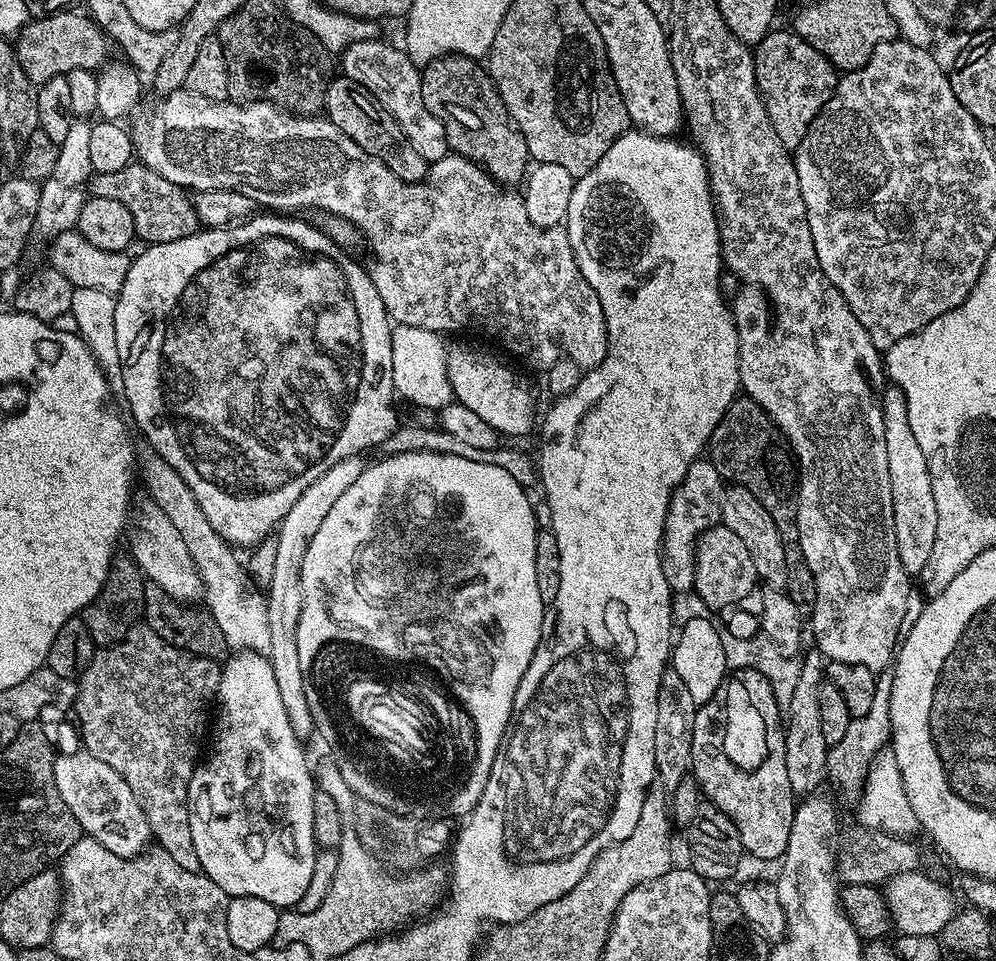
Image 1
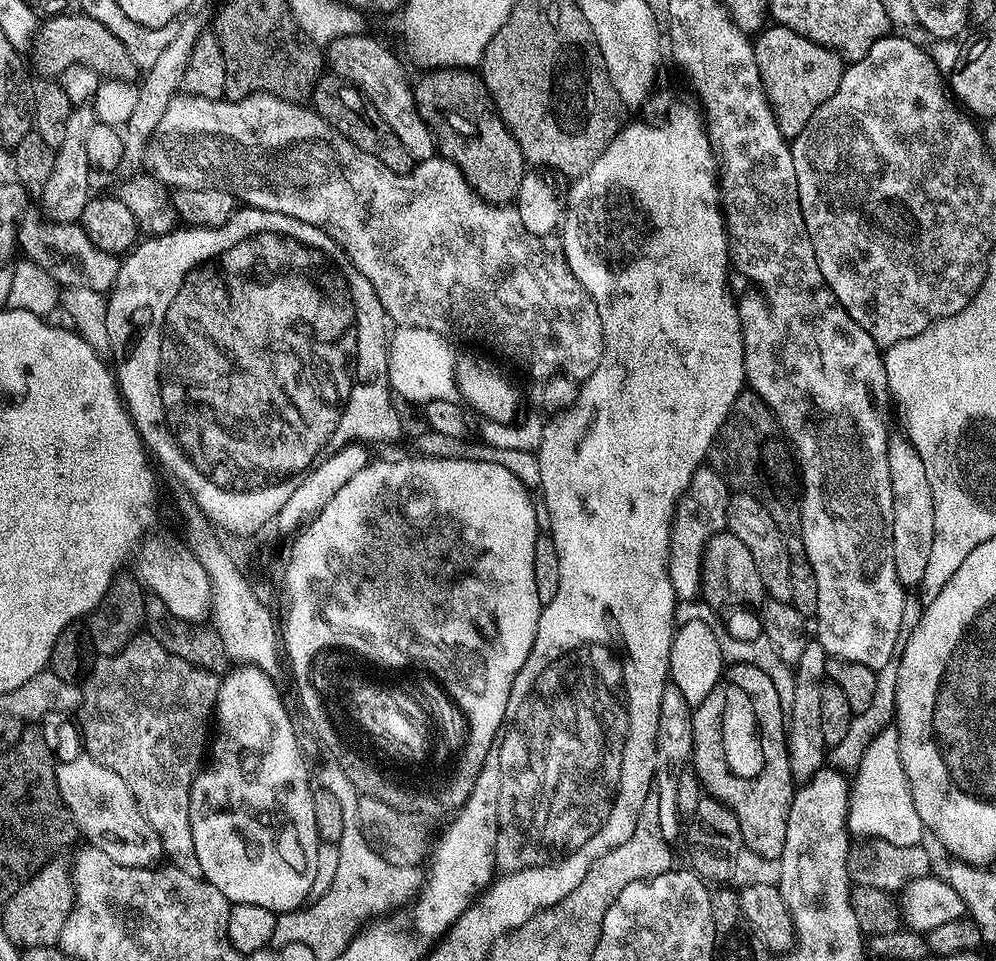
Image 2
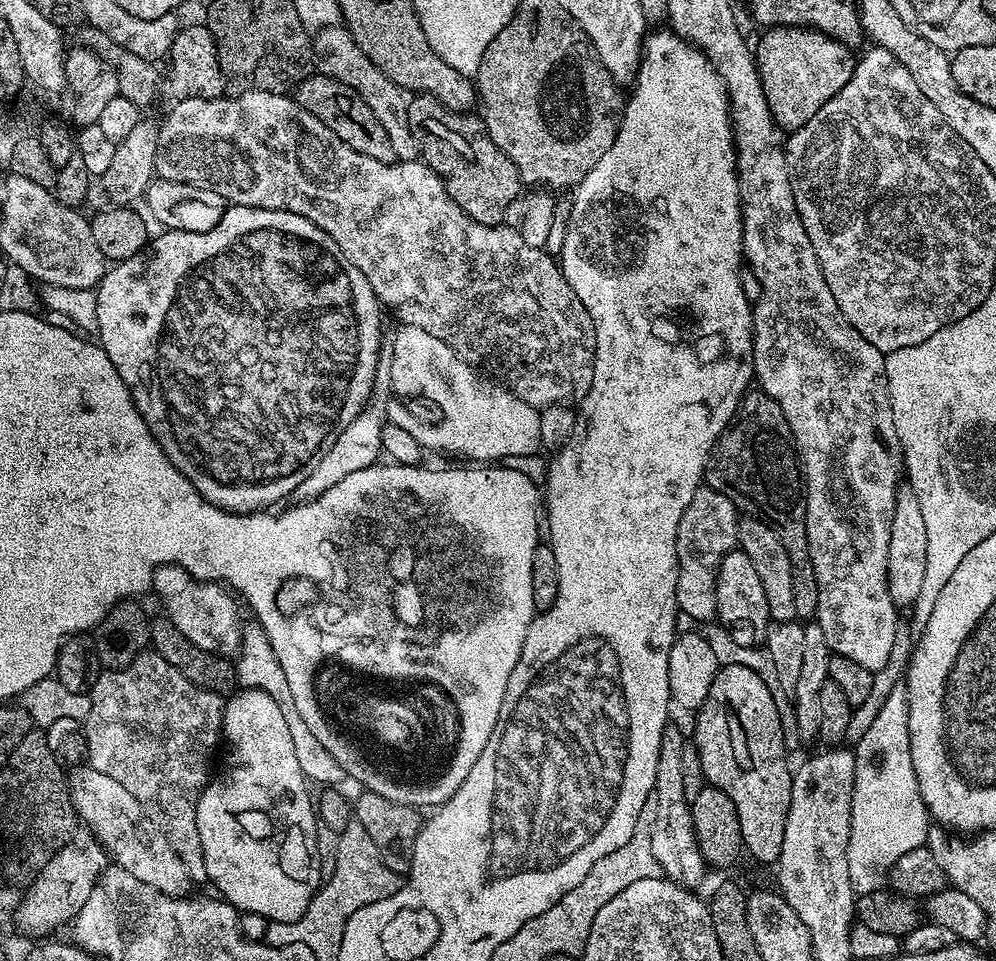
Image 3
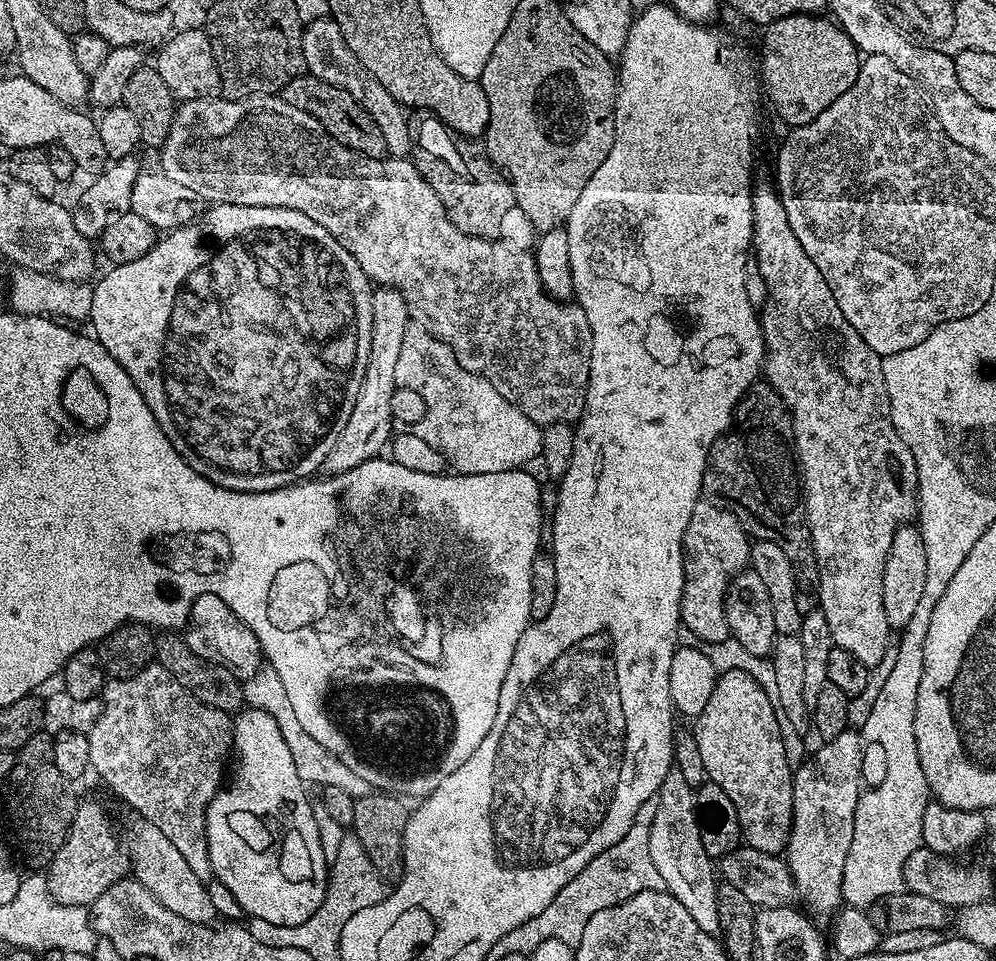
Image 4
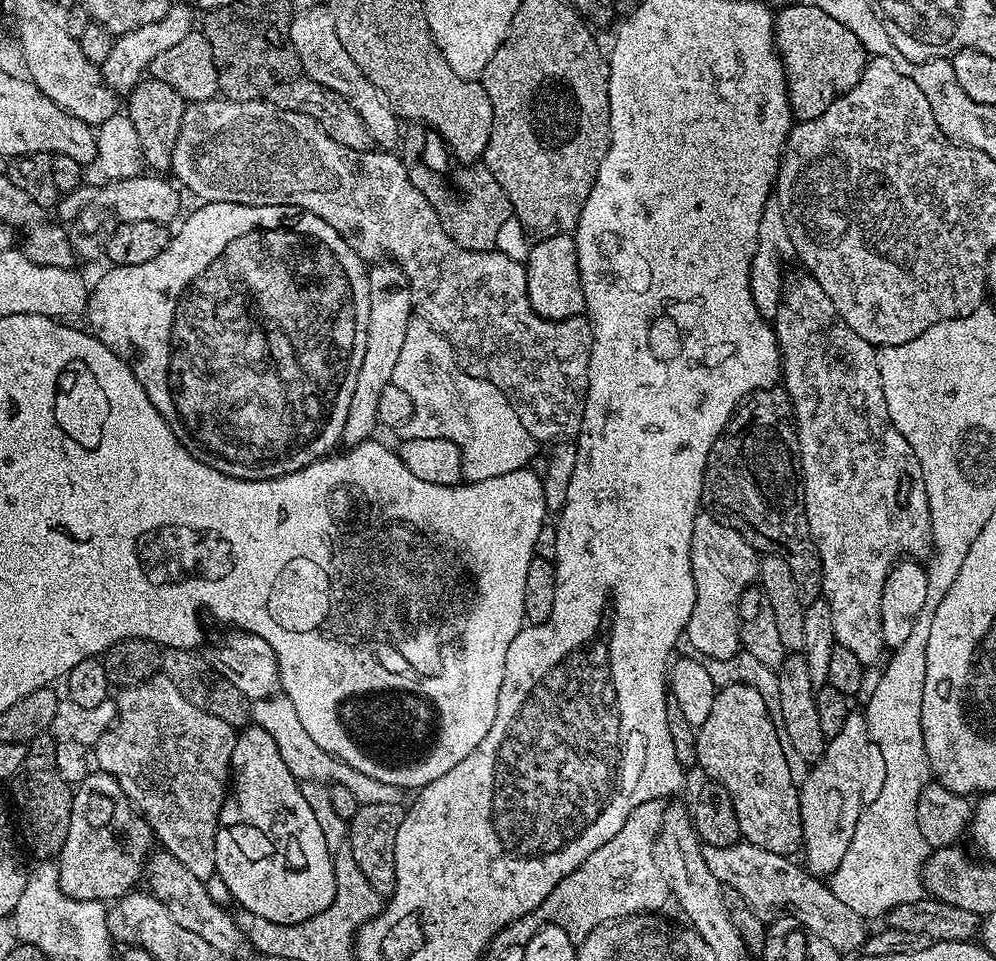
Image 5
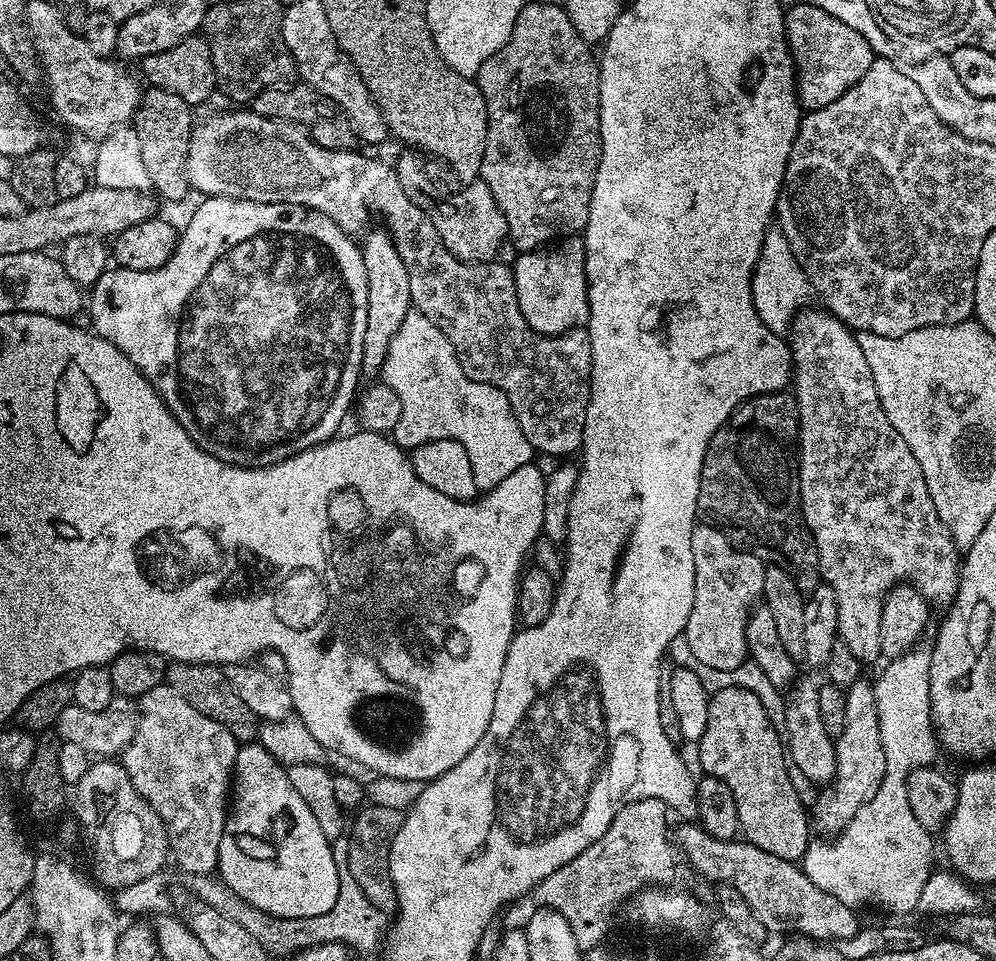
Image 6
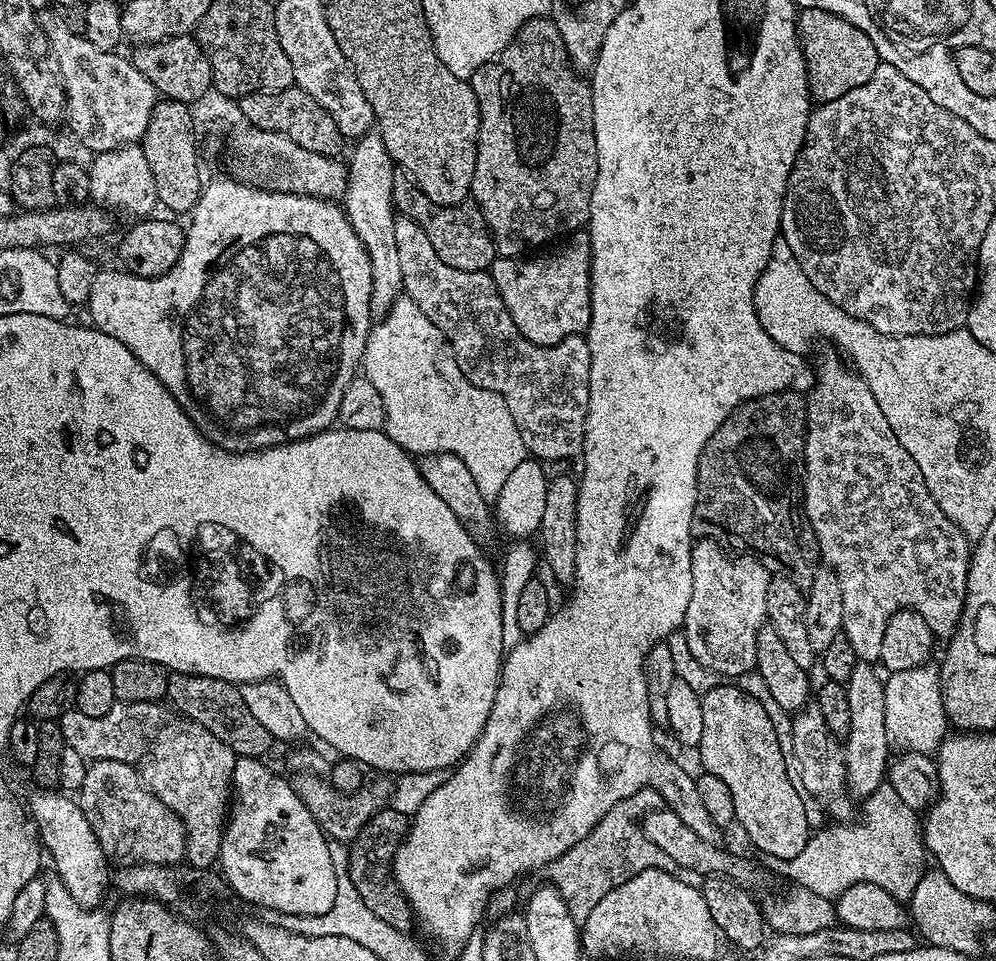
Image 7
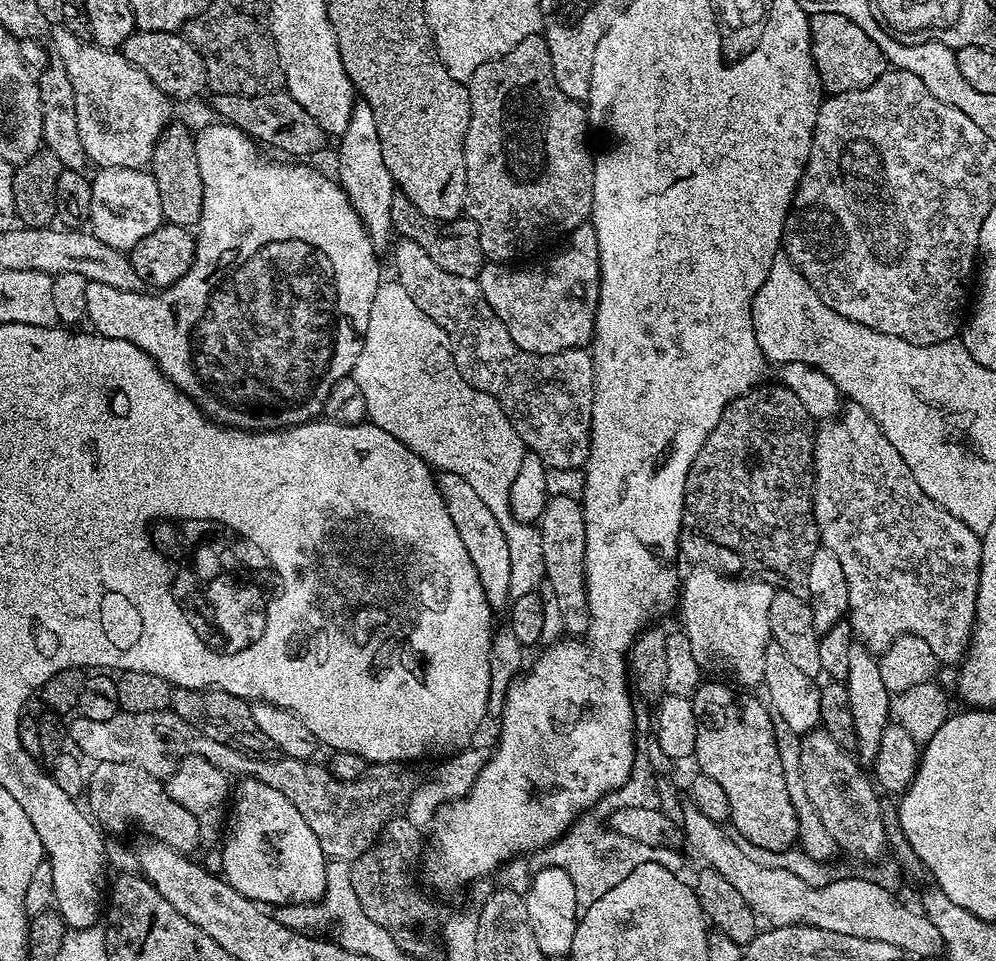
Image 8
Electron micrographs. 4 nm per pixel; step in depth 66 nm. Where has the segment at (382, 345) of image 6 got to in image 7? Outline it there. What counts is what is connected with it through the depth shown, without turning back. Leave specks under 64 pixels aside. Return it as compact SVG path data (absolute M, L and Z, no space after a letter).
M373 130L353 144L356 145L352 148L352 157L346 160L348 185L342 197L342 207L354 234L358 234L358 242L362 242L370 258L370 310L373 317L383 318L404 292L402 254L398 250L396 233L398 213L392 203L394 165L379 131Z

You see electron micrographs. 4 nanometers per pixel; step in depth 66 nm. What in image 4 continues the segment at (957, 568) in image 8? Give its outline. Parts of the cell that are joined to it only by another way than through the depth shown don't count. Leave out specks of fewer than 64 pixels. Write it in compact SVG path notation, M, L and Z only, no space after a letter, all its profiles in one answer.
M757 183L752 190L752 252L754 253L755 271L762 274L766 282L767 298L764 299L763 308L759 309L760 329L764 335L764 367L762 376L766 383L772 387L782 398L782 402L788 407L788 415L792 418L792 439L794 441L794 455L798 461L798 471L802 477L802 495L804 497L804 512L808 515L808 529L812 535L814 554L820 571L820 603L818 611L826 614L826 622L830 625L833 645L842 650L849 651L858 662L865 667L872 668L876 662L881 661L885 653L886 644L890 635L890 629L886 622L886 610L882 610L882 574L886 554L890 550L890 542L894 534L905 522L917 515L918 497L916 495L916 463L914 454L906 446L904 437L898 434L898 430L892 424L890 414L890 402L886 394L886 382L882 374L883 359L842 318L842 310L838 310L838 302L834 302L834 294L830 294L830 286L826 286L826 278L810 262L806 250L802 250L802 242L794 234L790 226L790 218L786 218L786 206L782 206L780 194L771 183Z

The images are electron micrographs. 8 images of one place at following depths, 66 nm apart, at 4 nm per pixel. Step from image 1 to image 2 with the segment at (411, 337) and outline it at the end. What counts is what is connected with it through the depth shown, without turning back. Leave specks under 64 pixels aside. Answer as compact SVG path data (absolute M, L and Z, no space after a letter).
M397 327L388 342L388 382L397 397L417 406L432 399L455 401L458 396L456 361L458 352L452 348L447 336L434 334L434 330Z

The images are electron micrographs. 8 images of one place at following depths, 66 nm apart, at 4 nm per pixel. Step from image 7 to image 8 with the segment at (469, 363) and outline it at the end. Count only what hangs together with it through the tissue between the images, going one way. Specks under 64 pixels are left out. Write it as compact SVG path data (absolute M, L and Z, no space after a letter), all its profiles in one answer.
M401 239L395 245L396 260L400 265L396 272L398 282L414 298L414 303L425 312L446 334L452 343L452 357L456 360L462 378L470 386L490 394L502 406L506 418L510 418L510 426L518 430L525 449L532 452L543 463L545 469L562 467L565 470L581 468L588 462L588 451L592 441L592 399L594 398L594 362L591 351L587 347L562 350L558 354L539 356L522 350L510 338L506 326L494 314L494 310L486 302L480 289L480 281L476 278L462 278L458 274L450 274L430 258L430 254L418 242Z

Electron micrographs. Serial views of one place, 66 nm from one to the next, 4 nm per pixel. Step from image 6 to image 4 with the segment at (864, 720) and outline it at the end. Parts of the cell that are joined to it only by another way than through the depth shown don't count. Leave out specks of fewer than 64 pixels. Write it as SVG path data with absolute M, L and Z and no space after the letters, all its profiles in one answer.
M845 730L838 734L838 738L823 741L819 746L821 748L792 774L794 810L786 859L799 899L804 899L816 912L832 914L841 907L844 899L842 874L846 870L846 854L850 854L850 842L854 842L854 814L858 810L858 802L862 795L860 783L864 780L865 745L859 731Z

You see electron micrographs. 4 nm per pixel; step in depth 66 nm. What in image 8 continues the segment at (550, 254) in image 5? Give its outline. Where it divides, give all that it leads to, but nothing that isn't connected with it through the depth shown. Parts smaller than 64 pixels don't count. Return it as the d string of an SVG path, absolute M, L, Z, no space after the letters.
M586 222L567 240L565 248L545 260L533 264L488 262L480 270L478 279L486 302L506 326L510 338L530 354L549 356L592 343L600 297L598 234L591 222Z

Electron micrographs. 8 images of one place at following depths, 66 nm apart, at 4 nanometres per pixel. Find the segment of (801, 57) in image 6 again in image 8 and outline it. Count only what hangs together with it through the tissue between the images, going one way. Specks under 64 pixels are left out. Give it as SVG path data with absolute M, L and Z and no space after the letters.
M813 12L809 15L810 42L812 43L812 57L814 66L820 75L820 81L825 93L837 96L843 92L862 90L882 74L889 71L890 65L885 60L878 42L858 26L858 22L850 22L842 14L826 14L825 12Z

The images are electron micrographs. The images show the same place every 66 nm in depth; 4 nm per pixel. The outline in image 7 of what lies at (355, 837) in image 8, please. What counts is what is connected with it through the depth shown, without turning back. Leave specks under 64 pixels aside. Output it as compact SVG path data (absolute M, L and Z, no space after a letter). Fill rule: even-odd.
M117 702L107 714L102 714L102 718L90 718L87 714L73 710L62 714L58 723L65 745L78 750L78 754L82 754L84 760L89 762L113 760L135 765L145 759L154 737L165 727L165 725L163 726L164 712L160 707L159 703L130 702L122 704ZM309 773L293 775L290 783L329 841L350 842L360 833L362 826L366 826L366 822L370 822L370 818L374 818L374 814L389 807L390 801L393 799L393 785L387 779L376 779L380 780L374 781L373 784L372 781L365 783L364 787L358 789L354 794L341 794L338 790L334 790L334 786L329 784L325 777Z

